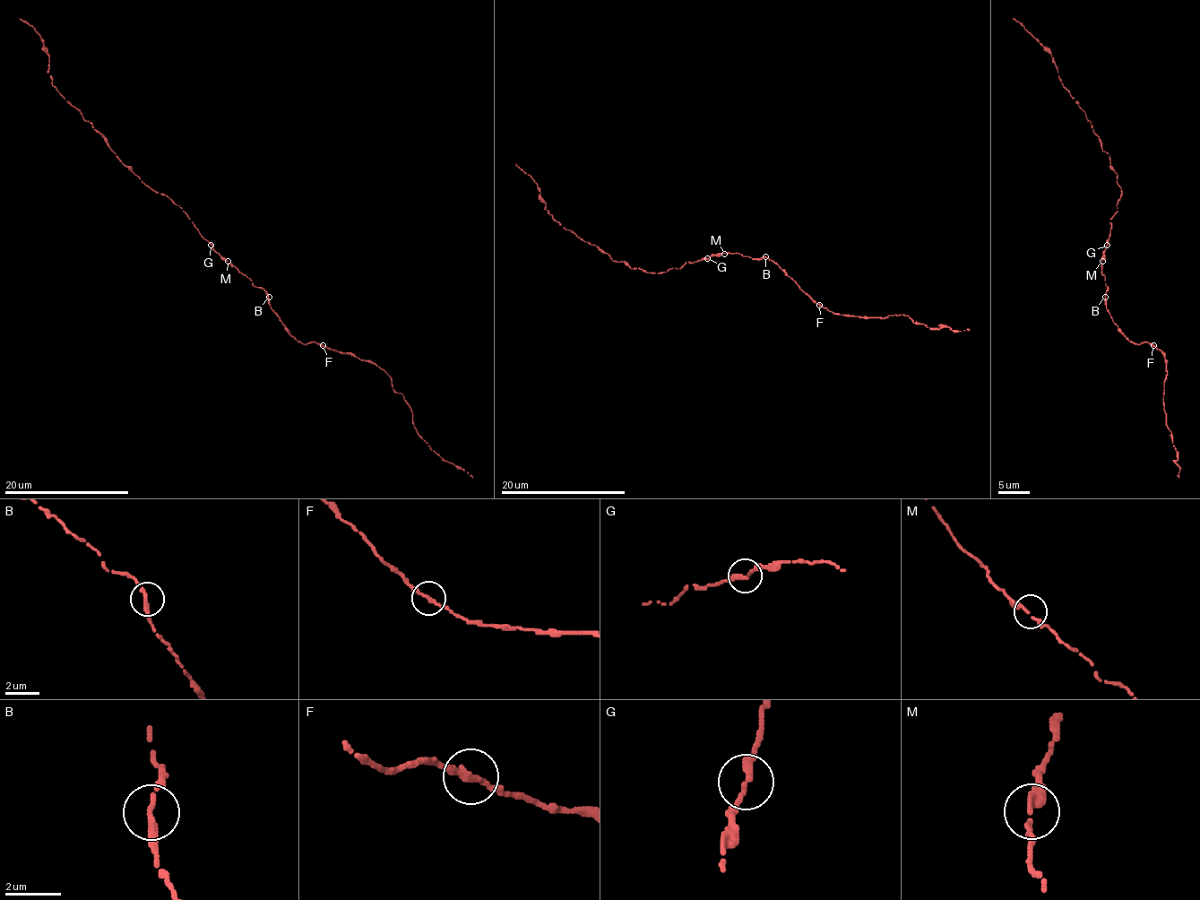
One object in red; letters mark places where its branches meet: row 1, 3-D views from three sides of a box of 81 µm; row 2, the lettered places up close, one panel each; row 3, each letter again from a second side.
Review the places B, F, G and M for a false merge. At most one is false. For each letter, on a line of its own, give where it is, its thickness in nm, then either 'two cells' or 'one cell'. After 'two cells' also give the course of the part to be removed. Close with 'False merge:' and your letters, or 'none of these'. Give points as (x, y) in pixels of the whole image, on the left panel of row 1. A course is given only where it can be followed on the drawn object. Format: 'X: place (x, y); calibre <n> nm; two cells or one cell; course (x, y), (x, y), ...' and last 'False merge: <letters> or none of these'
B: place (269, 297); calibre 240 nm; one cell
F: place (323, 345); calibre 240 nm; one cell
G: place (211, 245); calibre 240 nm; one cell
M: place (228, 261); calibre 200 nm; one cell
False merge: none of these

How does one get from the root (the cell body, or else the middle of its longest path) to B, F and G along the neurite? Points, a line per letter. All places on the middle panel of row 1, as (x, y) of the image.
B: (723, 254), (740, 254), (751, 258), (765, 256)
F: (723, 254), (768, 258), (820, 305)
G: (723, 254), (707, 258)

